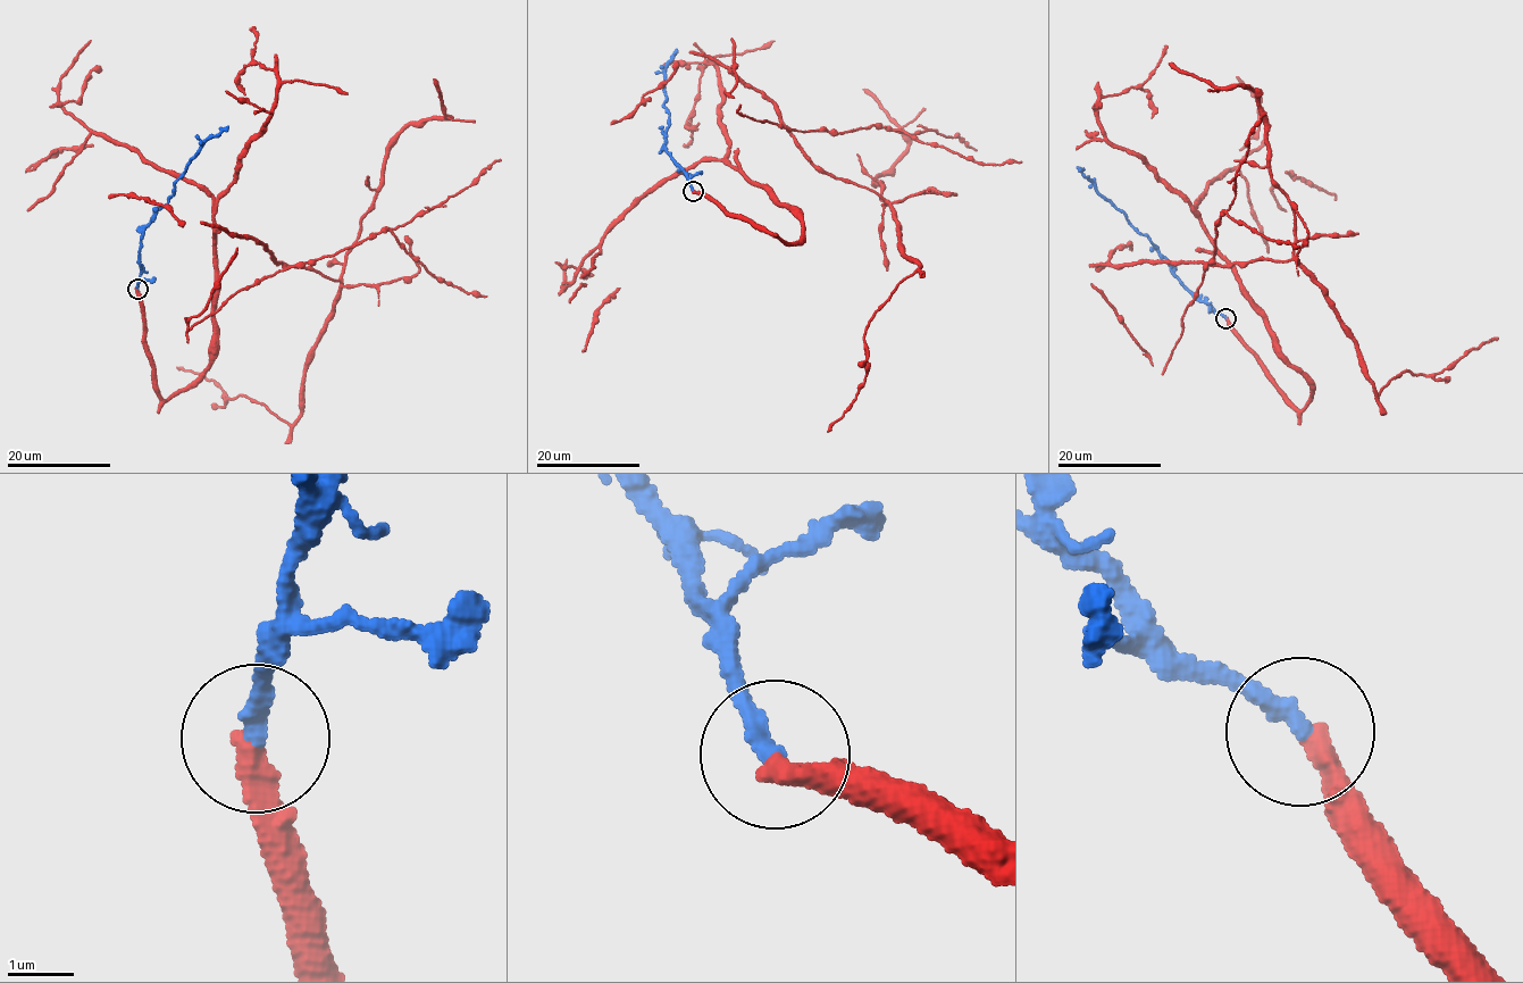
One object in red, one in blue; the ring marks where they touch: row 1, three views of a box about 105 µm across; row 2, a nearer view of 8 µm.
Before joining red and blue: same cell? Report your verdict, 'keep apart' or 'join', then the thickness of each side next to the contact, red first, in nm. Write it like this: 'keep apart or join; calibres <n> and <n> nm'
keep apart; calibres 360 and 320 nm

